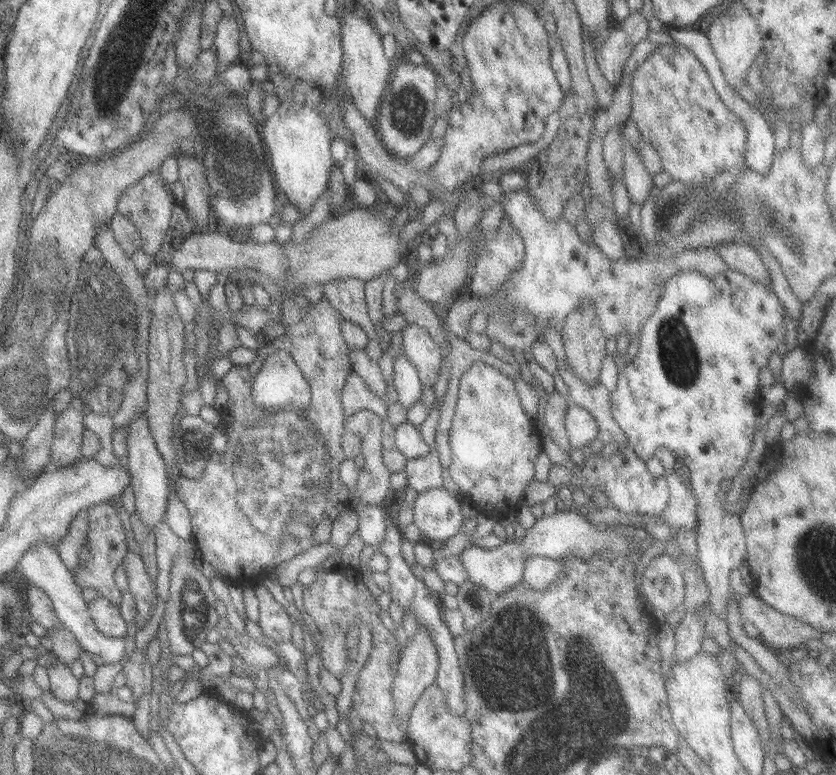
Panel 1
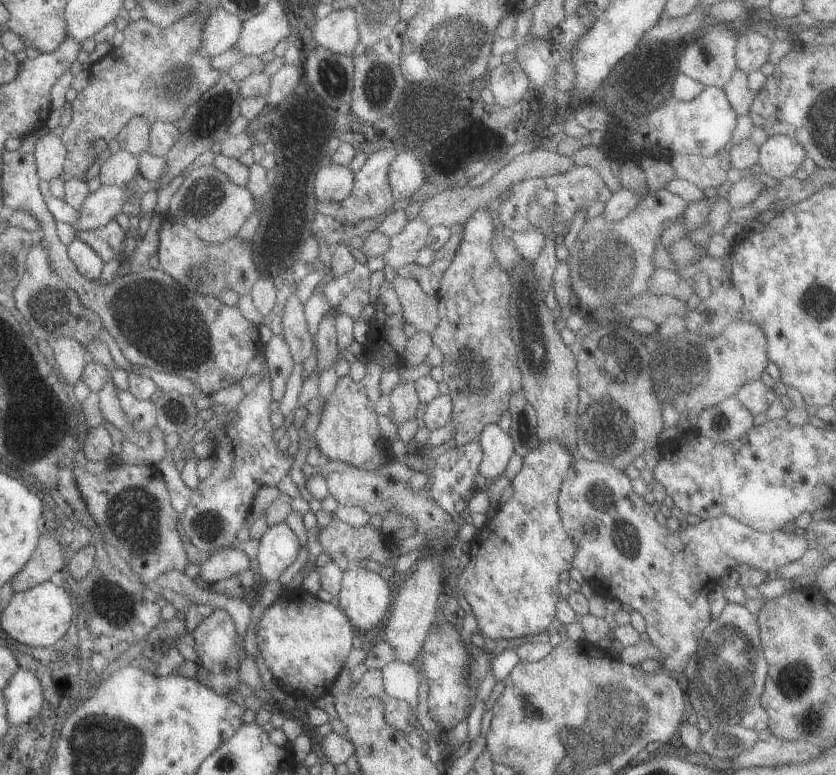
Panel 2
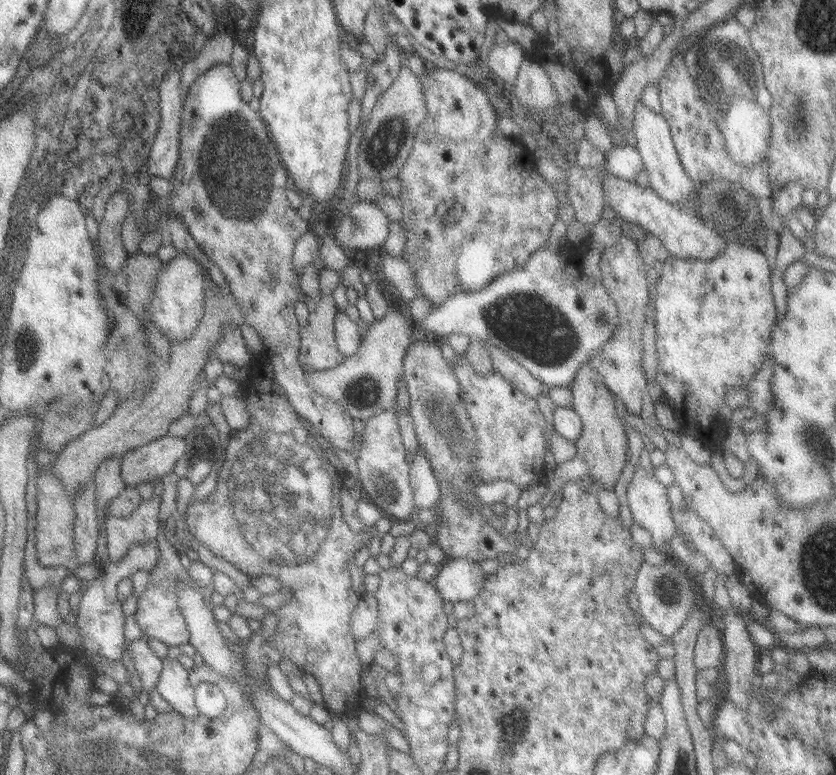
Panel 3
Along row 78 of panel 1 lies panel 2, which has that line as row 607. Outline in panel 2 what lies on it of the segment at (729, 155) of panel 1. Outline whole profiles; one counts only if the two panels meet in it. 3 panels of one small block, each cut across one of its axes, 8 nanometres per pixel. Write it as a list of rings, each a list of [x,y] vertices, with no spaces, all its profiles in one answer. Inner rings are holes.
[[[576,458],[572,462],[565,479],[561,482],[556,499],[556,510],[558,516],[560,516],[563,530],[576,546],[575,554],[570,560],[572,566],[579,570],[584,580],[597,592],[608,595],[613,599],[617,599],[620,603],[631,606],[635,612],[639,612],[646,624],[644,632],[647,633],[651,644],[658,648],[661,669],[663,670],[663,668],[665,668],[664,671],[668,674],[673,674],[673,672],[683,672],[683,668],[685,668],[688,658],[695,653],[695,649],[698,645],[698,638],[701,636],[702,630],[712,619],[707,602],[707,595],[710,591],[709,588],[711,588],[715,582],[718,582],[719,577],[726,575],[733,566],[737,566],[737,564],[748,564],[751,568],[759,569],[766,573],[771,570],[775,571],[780,569],[781,566],[801,558],[801,555],[805,554],[805,551],[808,549],[808,544],[804,535],[797,535],[793,532],[785,534],[780,532],[778,529],[775,529],[774,531],[756,531],[747,525],[737,522],[734,518],[727,515],[717,515],[710,519],[700,519],[700,521],[694,525],[687,525],[684,522],[681,522],[677,530],[670,531],[667,529],[665,524],[660,525],[655,521],[652,506],[646,504],[643,498],[643,489],[639,488],[636,483],[630,481],[623,471],[615,470],[613,466],[609,466],[608,463],[600,461],[589,461],[586,459]]]

